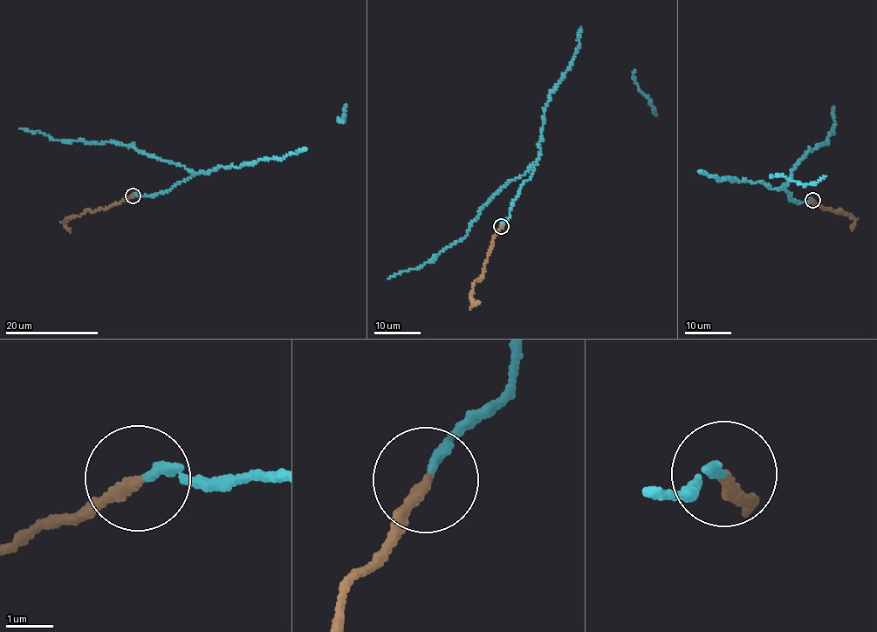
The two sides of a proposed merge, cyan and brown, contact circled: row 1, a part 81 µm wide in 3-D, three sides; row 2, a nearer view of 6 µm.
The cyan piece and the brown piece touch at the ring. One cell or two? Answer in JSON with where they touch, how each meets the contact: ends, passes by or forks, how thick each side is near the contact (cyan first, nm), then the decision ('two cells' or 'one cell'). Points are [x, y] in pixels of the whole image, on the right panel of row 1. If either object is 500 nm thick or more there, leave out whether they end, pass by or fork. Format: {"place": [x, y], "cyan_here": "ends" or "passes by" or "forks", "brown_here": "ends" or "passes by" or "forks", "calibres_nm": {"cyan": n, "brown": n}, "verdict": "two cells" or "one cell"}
{"place": [812, 200], "cyan_here": "ends", "brown_here": "ends", "calibres_nm": {"cyan": 200, "brown": 220}, "verdict": "one cell"}

